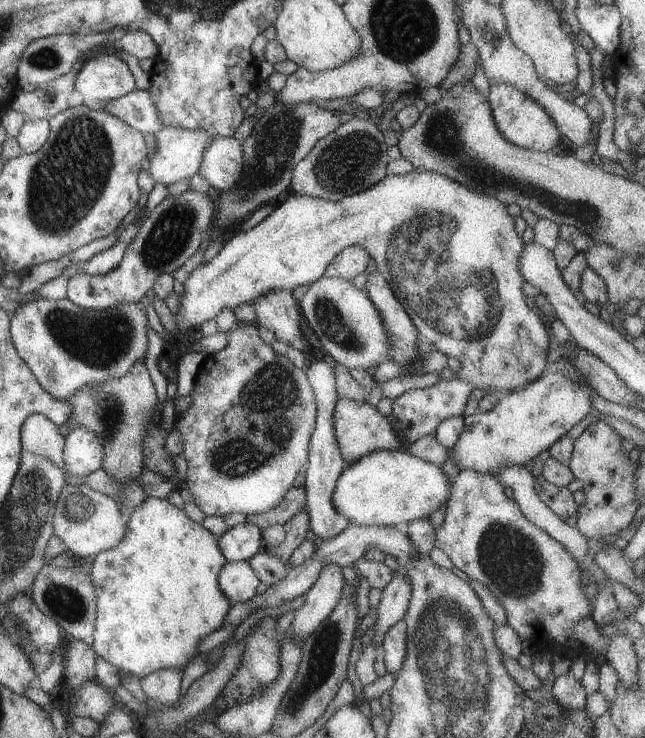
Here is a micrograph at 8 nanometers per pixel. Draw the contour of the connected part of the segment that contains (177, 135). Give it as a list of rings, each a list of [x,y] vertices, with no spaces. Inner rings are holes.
[[[162,128],[154,134],[156,140],[156,149],[151,157],[148,157],[150,162],[149,173],[156,184],[164,184],[168,186],[192,178],[198,173],[200,164],[202,163],[202,154],[210,144],[213,136],[208,136],[208,132],[204,130],[186,130],[186,129],[168,129]]]

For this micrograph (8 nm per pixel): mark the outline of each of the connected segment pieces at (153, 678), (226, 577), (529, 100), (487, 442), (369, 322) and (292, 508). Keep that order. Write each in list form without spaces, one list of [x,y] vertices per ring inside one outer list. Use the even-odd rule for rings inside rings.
[[[174,668],[153,671],[140,678],[142,692],[147,698],[164,706],[175,706],[176,702],[181,700],[182,675],[181,670],[174,670]]]
[[[237,561],[227,562],[222,568],[219,584],[230,604],[234,605],[251,600],[257,594],[260,580],[247,561]]]
[[[490,82],[489,94],[488,98],[490,99],[490,106],[492,106],[494,122],[500,130],[500,134],[508,142],[527,150],[548,152],[560,143],[562,135],[560,135],[560,130],[558,130],[554,118],[532,96],[524,94],[522,90],[518,90],[516,86],[512,86],[508,82],[502,82],[502,84]]]
[[[549,367],[546,376],[523,389],[501,396],[493,410],[476,411],[472,416],[466,416],[464,432],[449,456],[461,470],[476,470],[482,474],[496,475],[502,466],[526,466],[595,410],[592,405],[594,391],[596,393],[585,379],[574,382],[557,369]]]
[[[322,276],[309,285],[308,292],[298,302],[299,310],[321,340],[327,356],[348,369],[366,370],[376,368],[390,358],[390,340],[382,314],[364,288],[358,288],[353,280],[340,276]]]
[[[305,486],[293,487],[288,490],[284,499],[273,510],[266,513],[248,515],[247,524],[254,524],[265,530],[268,526],[284,525],[294,516],[307,510],[307,495]]]

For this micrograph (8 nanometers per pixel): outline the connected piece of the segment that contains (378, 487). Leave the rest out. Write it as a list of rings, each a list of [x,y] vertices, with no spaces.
[[[407,450],[374,451],[354,464],[347,465],[335,485],[333,494],[334,508],[344,514],[350,523],[370,527],[395,527],[420,518],[429,518],[432,512],[446,506],[450,500],[452,483],[440,466],[421,460]]]

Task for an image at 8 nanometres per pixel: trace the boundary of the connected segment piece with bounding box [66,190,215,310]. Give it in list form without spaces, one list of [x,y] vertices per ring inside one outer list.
[[[187,190],[178,196],[164,198],[152,214],[144,220],[138,236],[126,248],[122,262],[104,276],[91,276],[79,271],[67,284],[67,299],[86,310],[106,310],[118,304],[140,303],[154,287],[158,276],[173,273],[200,247],[206,236],[213,232],[214,193],[202,194]]]

